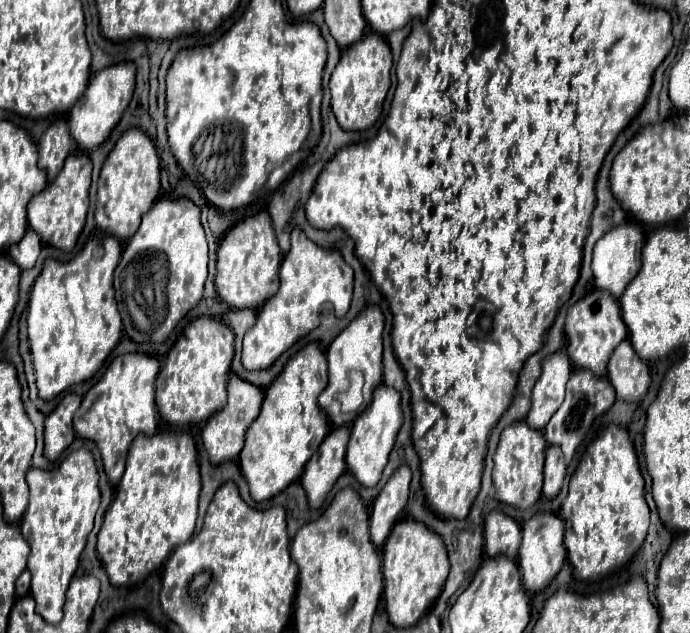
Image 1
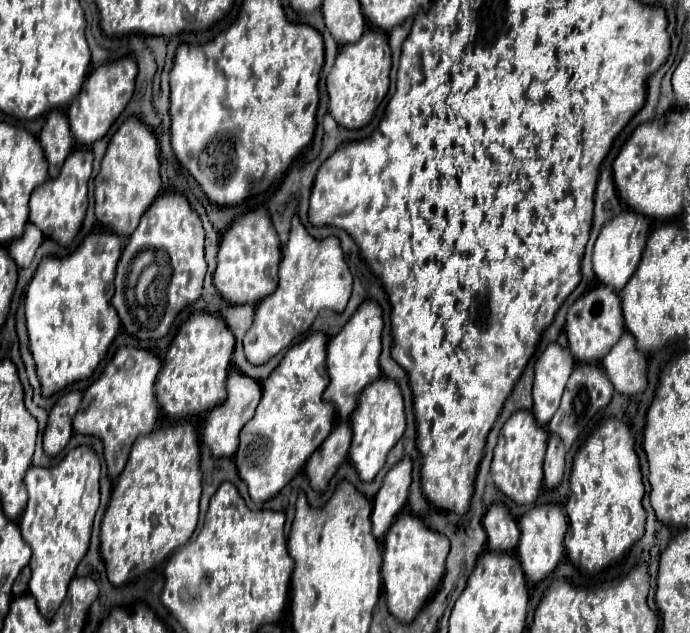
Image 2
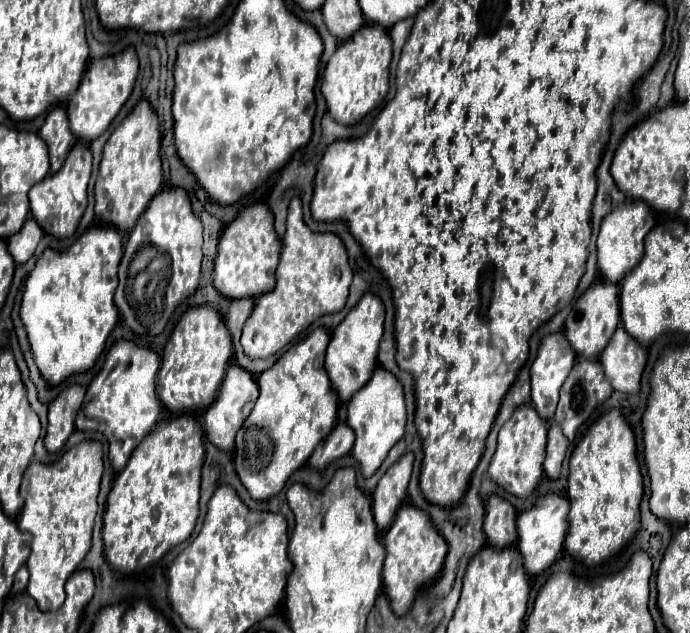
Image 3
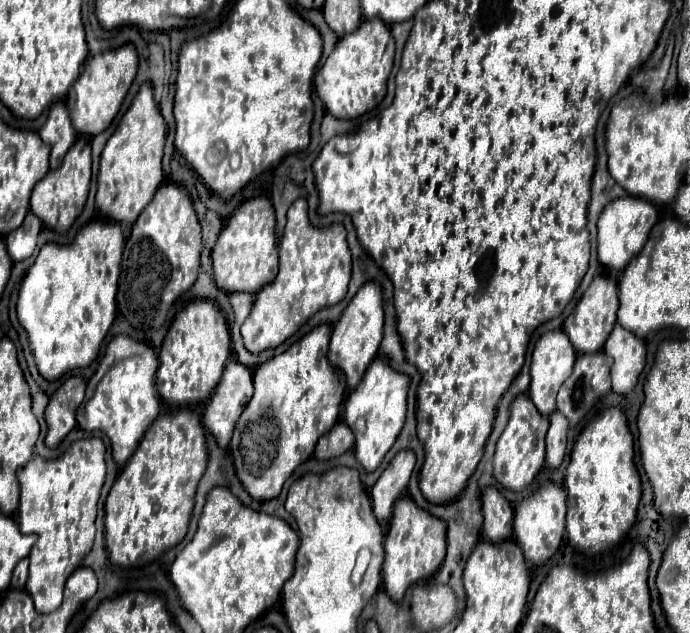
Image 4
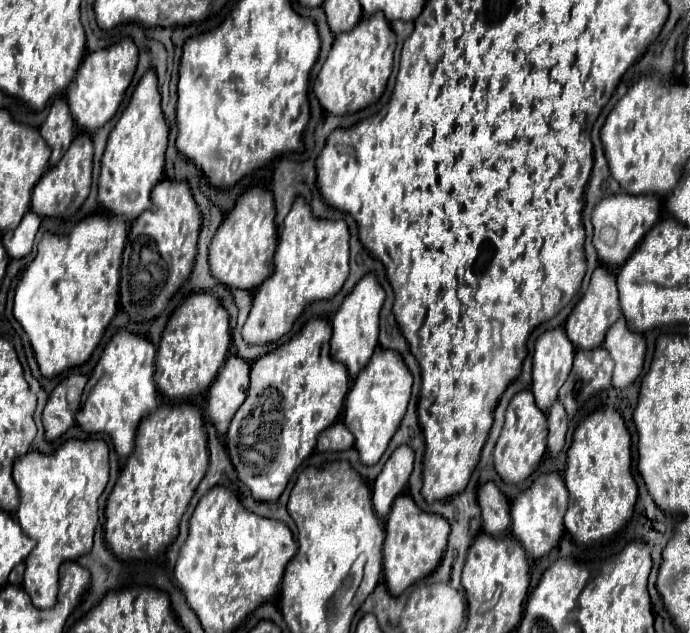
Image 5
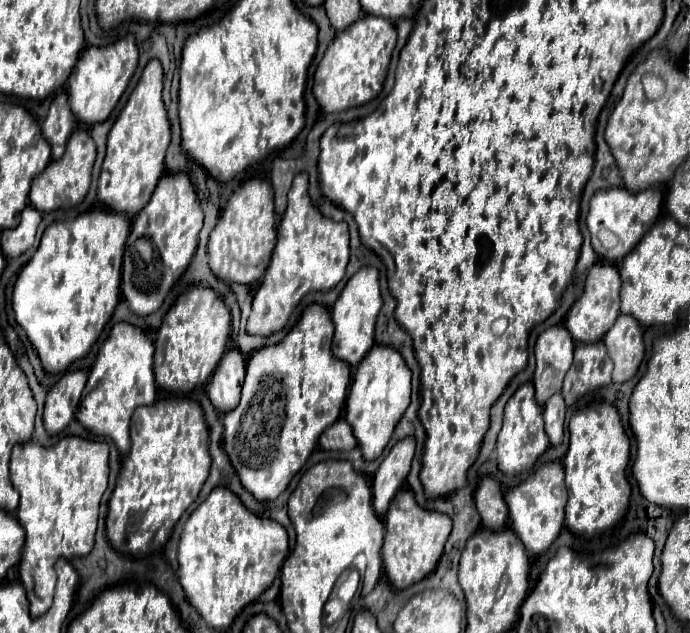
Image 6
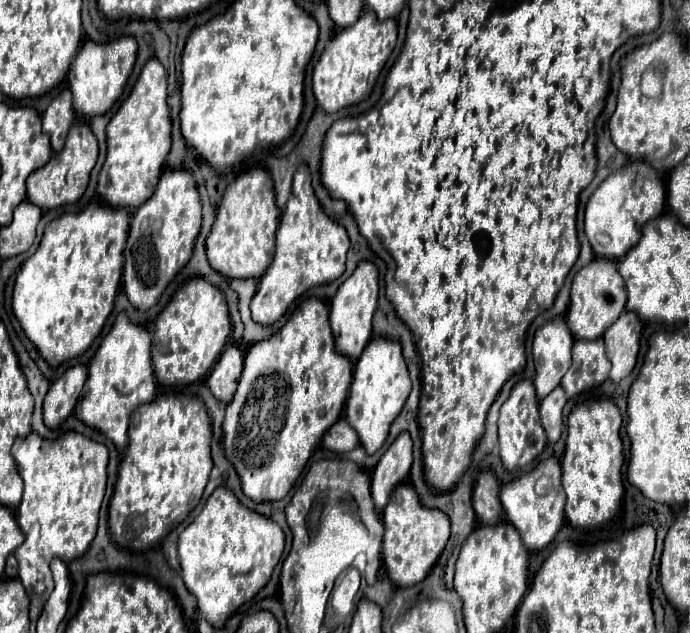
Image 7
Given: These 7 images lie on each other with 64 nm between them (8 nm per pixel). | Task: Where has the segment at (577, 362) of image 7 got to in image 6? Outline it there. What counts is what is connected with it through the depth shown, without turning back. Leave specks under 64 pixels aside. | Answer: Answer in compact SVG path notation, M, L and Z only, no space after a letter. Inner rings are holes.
M578 344L574 350L574 364L568 370L562 386L562 398L566 406L576 404L588 392L608 386L612 382L612 360L606 354L604 344Z

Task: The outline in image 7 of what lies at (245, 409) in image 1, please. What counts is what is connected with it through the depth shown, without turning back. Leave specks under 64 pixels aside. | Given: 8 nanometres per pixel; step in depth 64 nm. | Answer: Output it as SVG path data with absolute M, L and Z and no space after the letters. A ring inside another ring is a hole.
M230 344L222 352L220 360L216 362L216 368L208 374L208 388L212 396L224 404L230 404L234 398L234 392L238 388L240 376L242 376L242 364L244 364L244 354L238 346Z

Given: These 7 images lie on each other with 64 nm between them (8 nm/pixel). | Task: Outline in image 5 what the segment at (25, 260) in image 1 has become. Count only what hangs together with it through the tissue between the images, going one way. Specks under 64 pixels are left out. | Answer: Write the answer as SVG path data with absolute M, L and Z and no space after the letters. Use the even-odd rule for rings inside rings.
M28 210L16 230L2 234L2 242L4 242L4 248L10 258L24 258L32 252L32 244L34 244L36 232L40 228L40 222L42 222L42 218L36 216L32 210Z

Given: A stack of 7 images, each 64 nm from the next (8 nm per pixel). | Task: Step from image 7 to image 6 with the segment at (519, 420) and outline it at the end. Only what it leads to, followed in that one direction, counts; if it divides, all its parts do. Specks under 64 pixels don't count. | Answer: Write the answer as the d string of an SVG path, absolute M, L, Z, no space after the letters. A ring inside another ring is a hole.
M524 384L522 388L516 390L516 394L508 400L506 410L504 410L504 424L498 434L498 446L496 446L496 462L498 470L508 476L516 476L524 470L530 470L540 454L548 448L548 436L544 432L544 418L542 418L542 406L536 404L534 400L534 386Z

